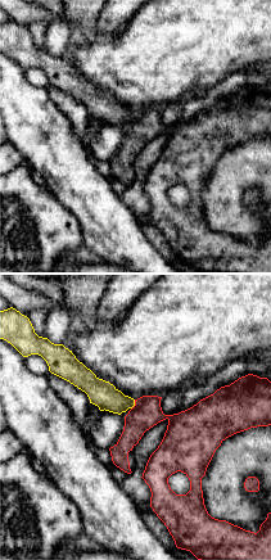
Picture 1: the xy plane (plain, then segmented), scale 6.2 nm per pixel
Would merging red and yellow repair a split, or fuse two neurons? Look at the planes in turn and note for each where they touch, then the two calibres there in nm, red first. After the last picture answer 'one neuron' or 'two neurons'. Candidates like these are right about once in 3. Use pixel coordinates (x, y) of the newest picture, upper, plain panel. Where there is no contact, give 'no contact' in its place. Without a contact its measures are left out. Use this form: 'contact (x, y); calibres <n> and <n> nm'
contact (135, 117); calibres 190 and 170 nm

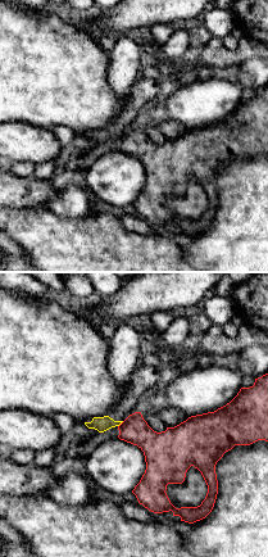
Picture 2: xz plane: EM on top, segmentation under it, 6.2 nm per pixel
contact (121, 136); calibres 170 and 100 nm

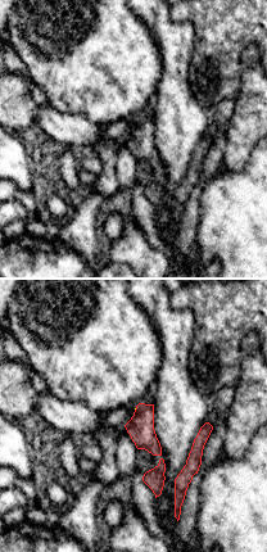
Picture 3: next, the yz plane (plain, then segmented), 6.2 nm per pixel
no contact

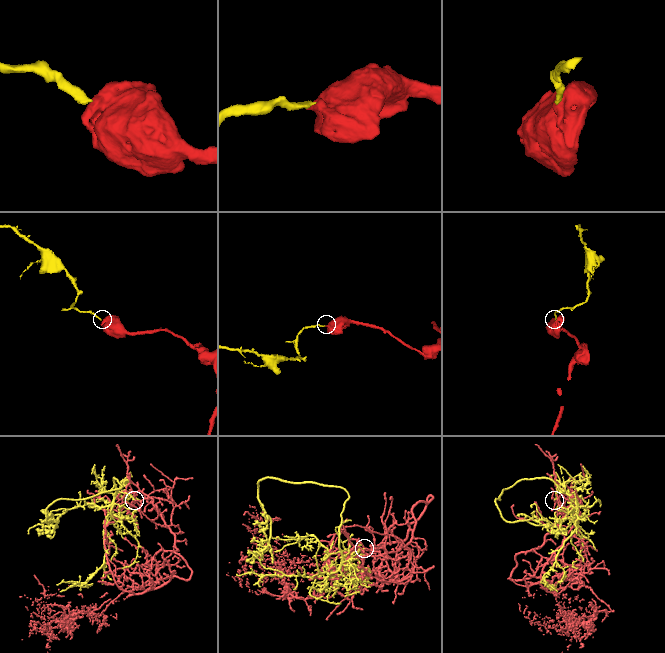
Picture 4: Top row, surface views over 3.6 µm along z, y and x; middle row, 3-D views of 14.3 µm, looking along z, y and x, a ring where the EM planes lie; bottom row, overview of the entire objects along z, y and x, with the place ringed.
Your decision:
two neurons

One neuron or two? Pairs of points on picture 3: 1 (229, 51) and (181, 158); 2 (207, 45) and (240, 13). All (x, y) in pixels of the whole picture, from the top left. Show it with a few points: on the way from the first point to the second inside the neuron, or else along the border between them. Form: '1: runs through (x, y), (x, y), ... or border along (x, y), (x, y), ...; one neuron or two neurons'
1: border along (188, 78), (191, 94), (202, 107); two neurons
2: runs through (215, 39), (232, 21); one neuron

